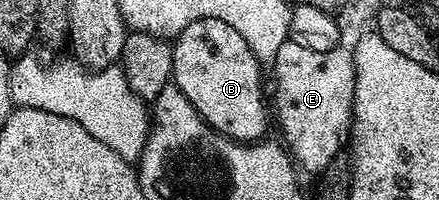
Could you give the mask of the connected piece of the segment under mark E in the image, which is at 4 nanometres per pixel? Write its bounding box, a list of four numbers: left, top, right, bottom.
[270,41,356,176]

